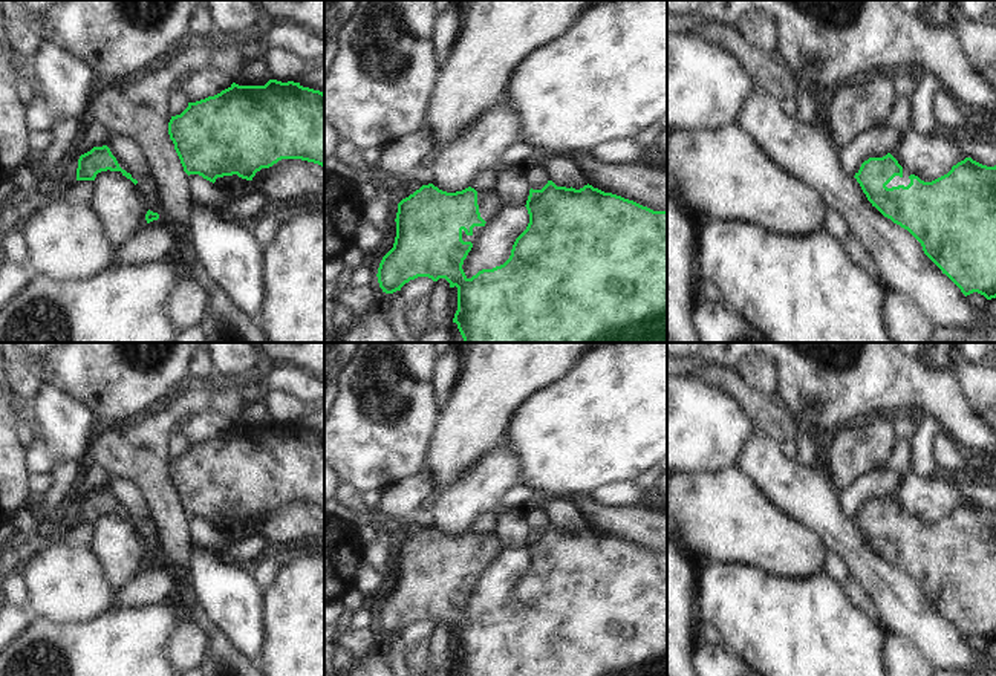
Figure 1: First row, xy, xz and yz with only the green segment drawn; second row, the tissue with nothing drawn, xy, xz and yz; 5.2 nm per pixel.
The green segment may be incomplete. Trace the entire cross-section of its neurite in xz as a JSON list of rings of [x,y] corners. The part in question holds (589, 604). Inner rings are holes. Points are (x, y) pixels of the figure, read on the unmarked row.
[[[548,523],[542,532],[531,531],[525,549],[529,557],[529,566],[516,581],[509,601],[500,609],[482,612],[468,621],[462,607],[471,593],[473,586],[464,584],[462,577],[473,578],[474,569],[485,569],[487,566],[479,555],[477,534],[468,529],[462,534],[447,535],[433,526],[422,528],[398,546],[395,586],[382,600],[376,616],[379,630],[386,636],[393,636],[418,619],[428,619],[433,624],[445,621],[450,626],[450,630],[457,630],[457,653],[453,665],[457,667],[461,676],[667,676],[667,554],[653,554],[633,543],[594,531],[589,526],[575,532],[572,529],[557,529],[552,523]]]

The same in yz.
[[[887,496],[864,503],[854,520],[872,549],[907,572],[965,639],[978,635],[987,642],[996,641],[996,508],[987,509],[965,500],[932,525],[910,517],[907,529],[887,531],[895,518],[903,520],[903,509]]]

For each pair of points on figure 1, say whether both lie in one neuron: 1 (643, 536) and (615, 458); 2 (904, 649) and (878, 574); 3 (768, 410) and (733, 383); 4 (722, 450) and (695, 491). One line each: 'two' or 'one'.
1: two
2: two
3: one
4: two

